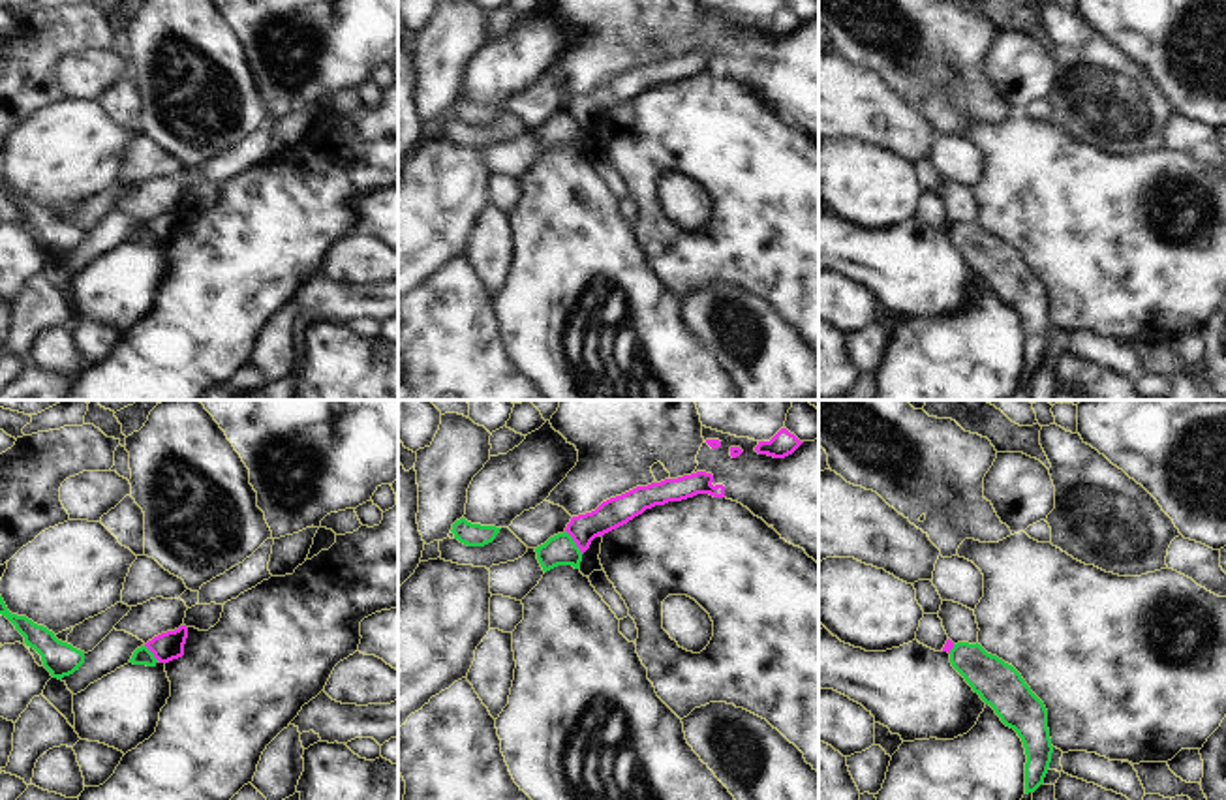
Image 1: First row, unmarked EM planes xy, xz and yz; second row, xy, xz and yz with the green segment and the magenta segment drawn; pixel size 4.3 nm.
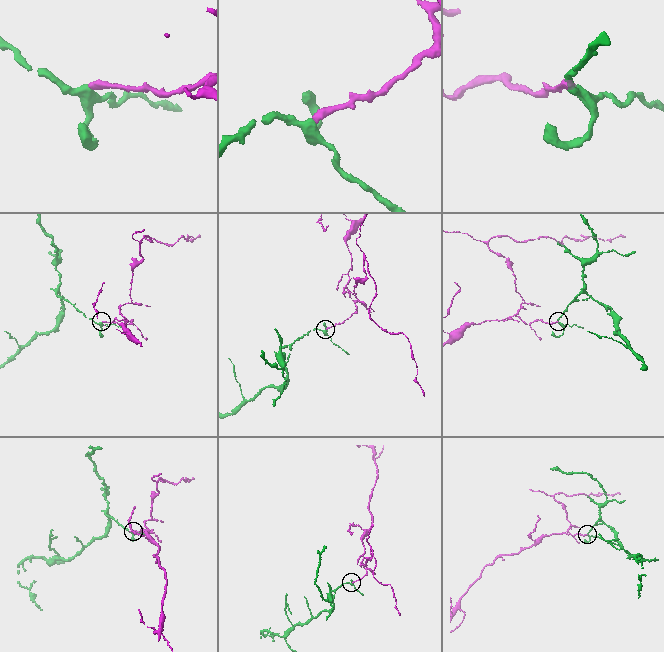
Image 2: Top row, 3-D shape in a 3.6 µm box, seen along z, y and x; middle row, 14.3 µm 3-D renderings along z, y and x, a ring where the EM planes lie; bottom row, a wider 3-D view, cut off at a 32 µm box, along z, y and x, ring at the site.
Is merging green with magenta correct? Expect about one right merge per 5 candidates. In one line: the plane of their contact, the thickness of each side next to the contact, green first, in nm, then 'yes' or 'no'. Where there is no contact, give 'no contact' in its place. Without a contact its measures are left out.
contact in xz; calibres 130 and 130 nm; no

